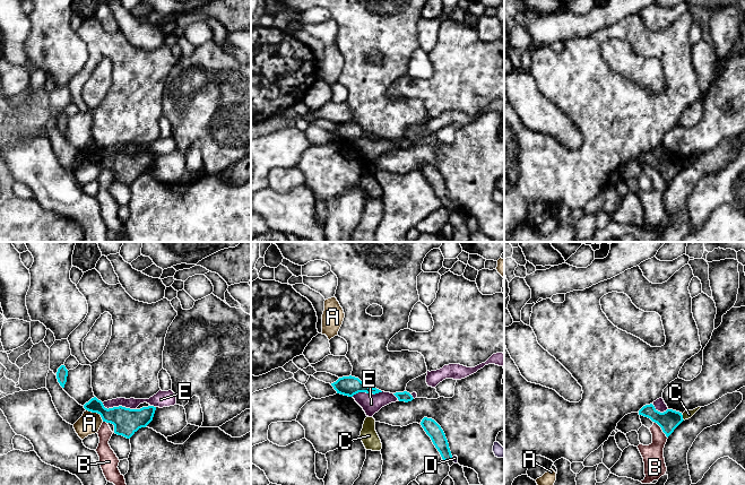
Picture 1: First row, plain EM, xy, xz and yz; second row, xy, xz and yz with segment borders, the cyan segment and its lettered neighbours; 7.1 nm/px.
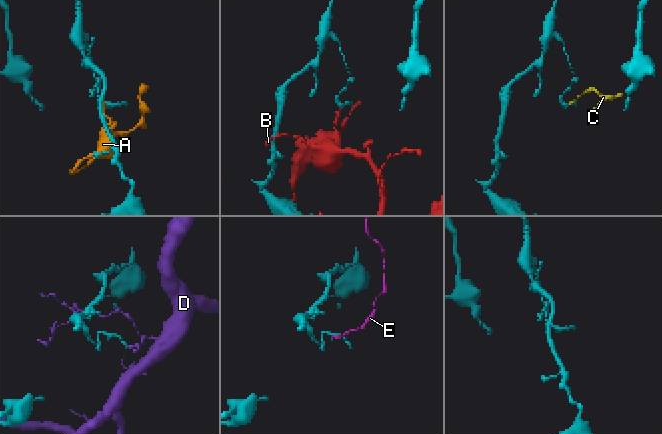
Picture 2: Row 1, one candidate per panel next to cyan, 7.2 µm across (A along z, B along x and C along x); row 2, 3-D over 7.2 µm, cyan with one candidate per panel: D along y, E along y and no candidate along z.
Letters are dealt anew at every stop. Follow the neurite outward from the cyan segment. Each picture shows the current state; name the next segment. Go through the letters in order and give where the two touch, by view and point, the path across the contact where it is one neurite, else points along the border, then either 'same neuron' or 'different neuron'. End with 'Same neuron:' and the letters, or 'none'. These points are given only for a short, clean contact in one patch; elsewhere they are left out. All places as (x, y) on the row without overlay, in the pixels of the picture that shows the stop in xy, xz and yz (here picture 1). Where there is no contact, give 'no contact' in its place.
A: contact xy (96, 158); different neuron
B: contact yz (661, 175); border yz (653, 167), (667, 184); different neuron
C: contact yz (682, 164); border yz (681, 161), (684, 166); different neuron
D: contact xz (451, 206); border xz (452, 204), (450, 207); different neuron
E: contact xy (118, 154); border xy (102, 149), (107, 155), (124, 153), (135, 156); different neuron
Same neuron: none

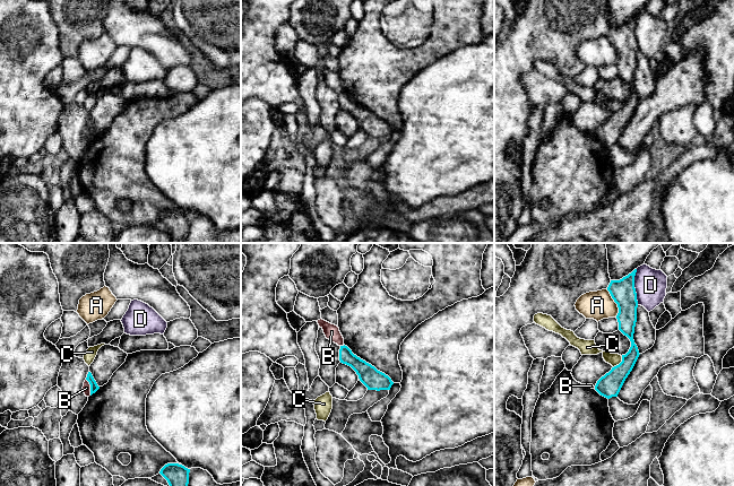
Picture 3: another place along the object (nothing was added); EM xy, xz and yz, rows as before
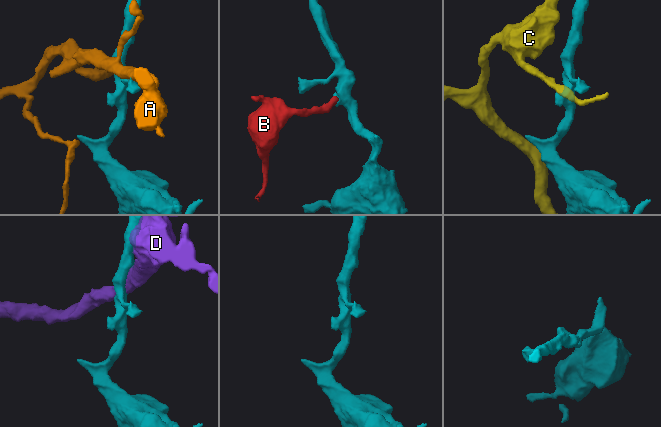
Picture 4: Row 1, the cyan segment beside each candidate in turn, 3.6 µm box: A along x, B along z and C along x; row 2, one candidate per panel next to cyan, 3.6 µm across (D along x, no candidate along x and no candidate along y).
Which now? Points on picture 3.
A: contact yz (615, 49); different neuron
B: contact xy (91, 133); border xy (86, 126), (89, 131), (91, 141); different neuron
C: contact yz (620, 110); border yz (622, 103), (622, 106), (613, 114); different neuron
D: contact yz (633, 34); different neuron
Same neuron: none

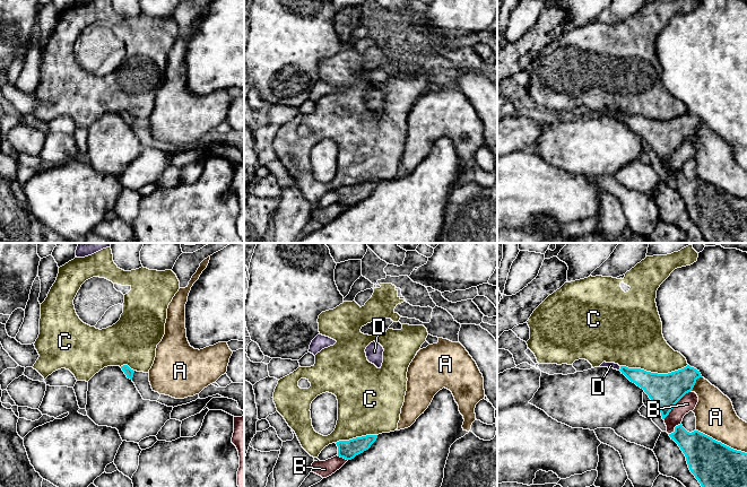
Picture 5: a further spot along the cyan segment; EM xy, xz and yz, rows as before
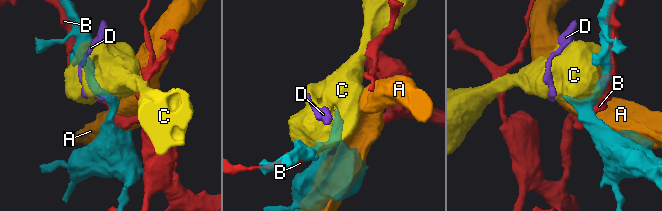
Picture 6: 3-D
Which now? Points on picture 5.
A: contact yz (720, 189); different neuron
B: contact yz (675, 150); different neuron
C: contact yz (653, 120); different neuron
D: contact yz (620, 115); way yz (652, 130), (620, 115), (610, 112); same neuron
Same neuron: D

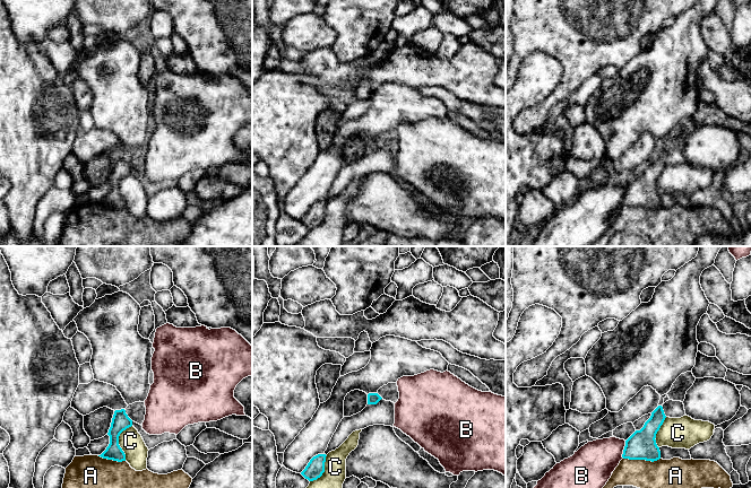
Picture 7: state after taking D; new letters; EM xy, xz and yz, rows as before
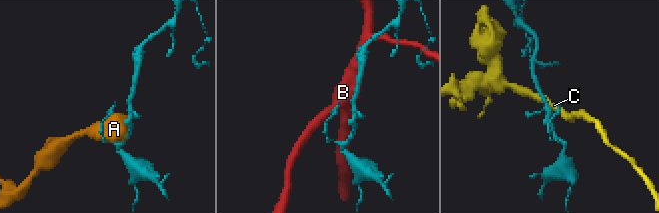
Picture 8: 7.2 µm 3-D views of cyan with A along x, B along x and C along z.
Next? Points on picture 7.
A: contact yz (641, 206); different neuron
B: contact yz (623, 197); border yz (626, 188), (622, 205); different neuron
C: contact xy (118, 189); different neuron
Same neuron: none

